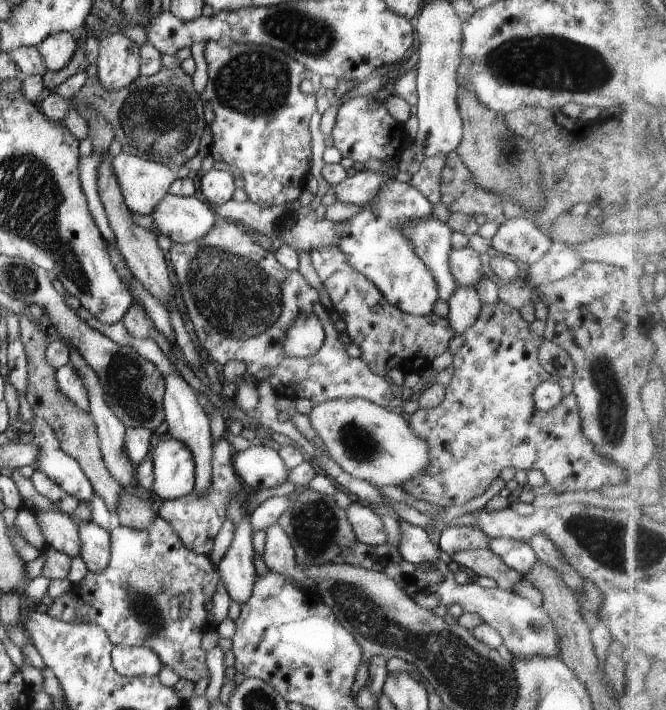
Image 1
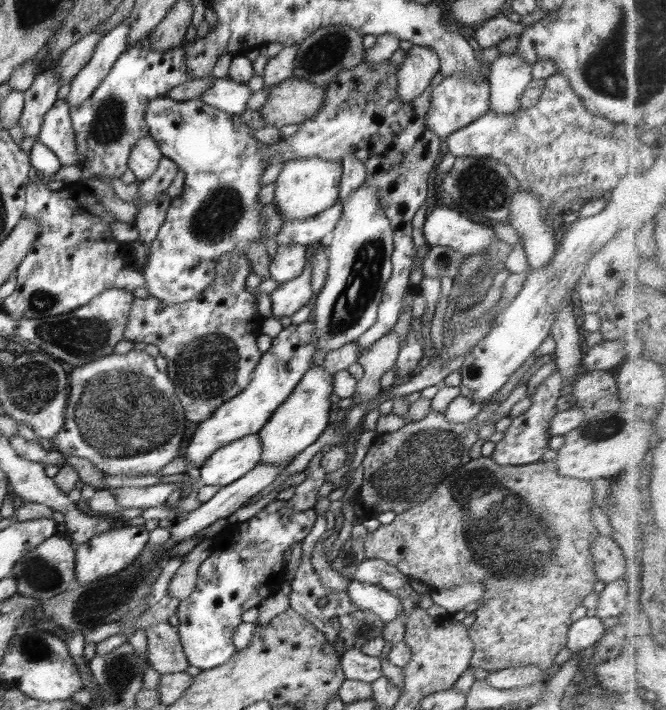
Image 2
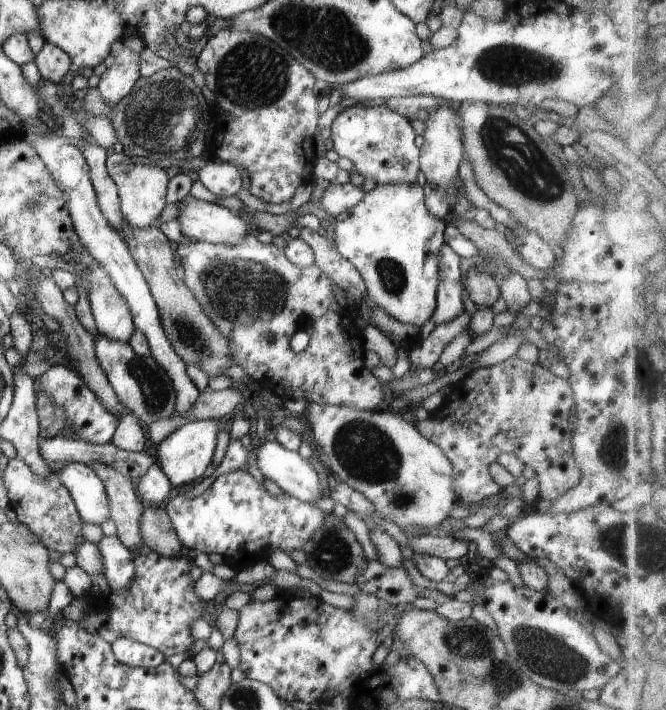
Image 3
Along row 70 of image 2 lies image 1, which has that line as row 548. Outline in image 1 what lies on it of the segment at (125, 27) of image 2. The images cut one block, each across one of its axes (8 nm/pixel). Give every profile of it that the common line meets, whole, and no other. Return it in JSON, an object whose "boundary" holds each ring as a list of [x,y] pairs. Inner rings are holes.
{"boundary":[[[82,521],[77,526],[77,532],[81,543],[79,557],[84,561],[88,571],[100,573],[105,570],[110,559],[109,532],[92,521]]]}

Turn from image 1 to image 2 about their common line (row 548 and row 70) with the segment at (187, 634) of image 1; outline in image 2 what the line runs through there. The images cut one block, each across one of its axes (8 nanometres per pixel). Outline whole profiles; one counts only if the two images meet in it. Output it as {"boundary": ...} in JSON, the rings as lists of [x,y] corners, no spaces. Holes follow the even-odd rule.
{"boundary":[[[149,36],[144,37],[127,47],[117,58],[90,100],[79,106],[70,106],[78,167],[85,175],[96,175],[108,182],[120,178],[128,170],[132,147],[149,136],[145,120],[146,105],[156,98],[166,97],[171,88],[190,80],[184,62],[185,50],[182,46],[158,52],[150,48]]]}

